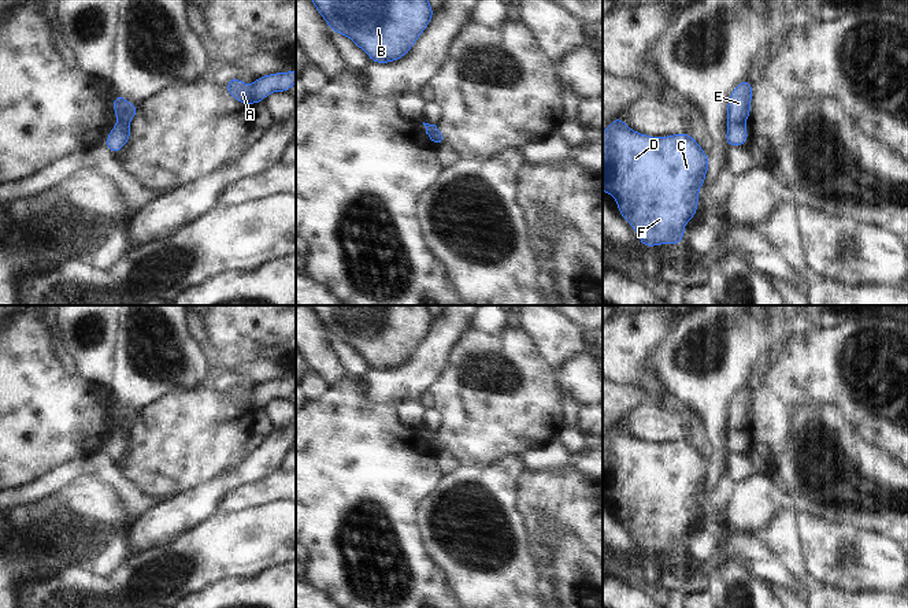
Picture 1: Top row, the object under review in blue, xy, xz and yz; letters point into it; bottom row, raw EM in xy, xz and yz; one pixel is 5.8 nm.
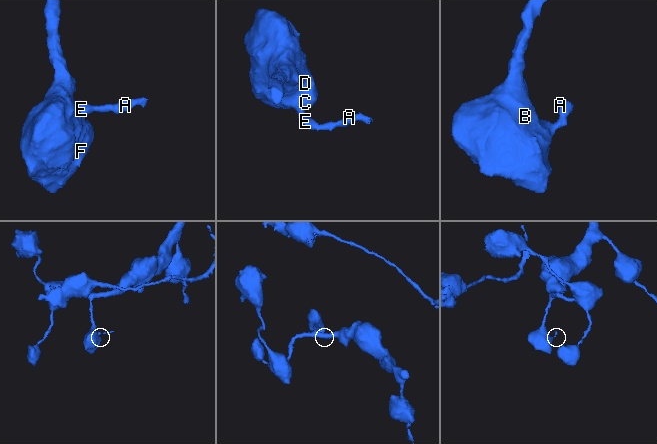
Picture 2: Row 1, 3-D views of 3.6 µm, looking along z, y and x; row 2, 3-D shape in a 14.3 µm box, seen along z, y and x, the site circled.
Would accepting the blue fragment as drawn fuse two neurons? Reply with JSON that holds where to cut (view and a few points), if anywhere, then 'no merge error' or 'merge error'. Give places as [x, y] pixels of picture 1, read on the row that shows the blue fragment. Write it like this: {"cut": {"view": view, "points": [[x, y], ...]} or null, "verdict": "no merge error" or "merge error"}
{"cut": {"view": "yz", "points": [[729, 121], [742, 125]]}, "verdict": "merge error"}

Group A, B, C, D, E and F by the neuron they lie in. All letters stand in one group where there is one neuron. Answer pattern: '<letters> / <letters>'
A E / B C D F

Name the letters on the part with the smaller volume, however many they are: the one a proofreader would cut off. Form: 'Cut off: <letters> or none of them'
Cut off: A, E

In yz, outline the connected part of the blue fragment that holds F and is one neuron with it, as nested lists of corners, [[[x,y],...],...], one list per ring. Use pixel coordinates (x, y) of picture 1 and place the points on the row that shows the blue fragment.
[[[619,116],[603,131],[603,190],[616,199],[619,215],[637,231],[644,246],[682,245],[685,225],[698,210],[698,189],[705,183],[708,166],[709,156],[686,133],[651,137],[631,130]]]

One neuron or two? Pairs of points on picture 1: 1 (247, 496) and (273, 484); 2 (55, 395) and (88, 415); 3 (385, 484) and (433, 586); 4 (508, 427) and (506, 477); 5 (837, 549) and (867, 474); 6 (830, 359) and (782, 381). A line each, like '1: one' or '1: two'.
1: one
2: one
3: one
4: two
5: two
6: one

